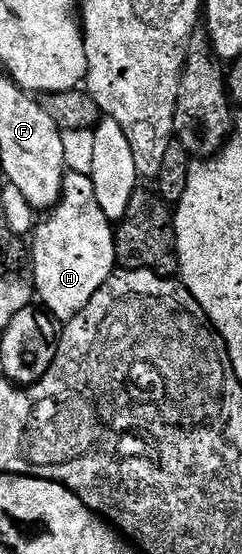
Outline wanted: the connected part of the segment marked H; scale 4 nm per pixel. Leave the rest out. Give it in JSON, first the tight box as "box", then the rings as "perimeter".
{"box":[29,172,116,323],"perimeter":[[[68,172],[64,176],[63,193],[54,209],[44,217],[47,218],[34,226],[33,236],[29,241],[30,276],[33,278],[33,289],[38,300],[39,297],[43,300],[39,300],[42,308],[51,313],[57,322],[66,323],[87,306],[89,299],[93,299],[93,295],[97,295],[101,286],[116,272],[115,229],[105,211],[101,211],[101,203],[97,203],[97,191],[93,189],[90,176],[86,173]]]}

